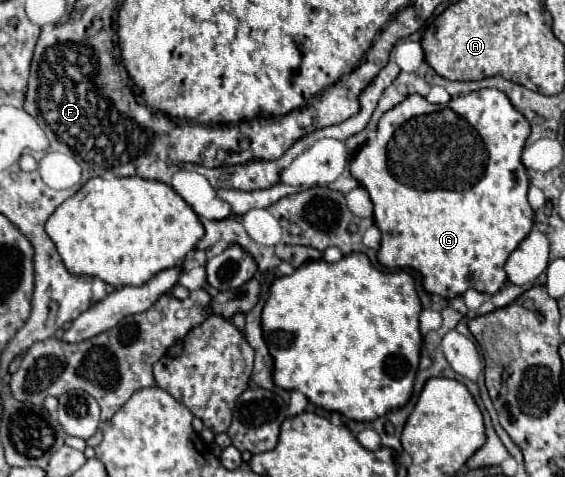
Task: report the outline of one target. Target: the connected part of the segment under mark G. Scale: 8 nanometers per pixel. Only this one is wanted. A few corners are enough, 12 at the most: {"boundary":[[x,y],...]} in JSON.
{"boundary":[[497,89],[409,95],[361,145],[379,263],[495,295],[533,209]]}

